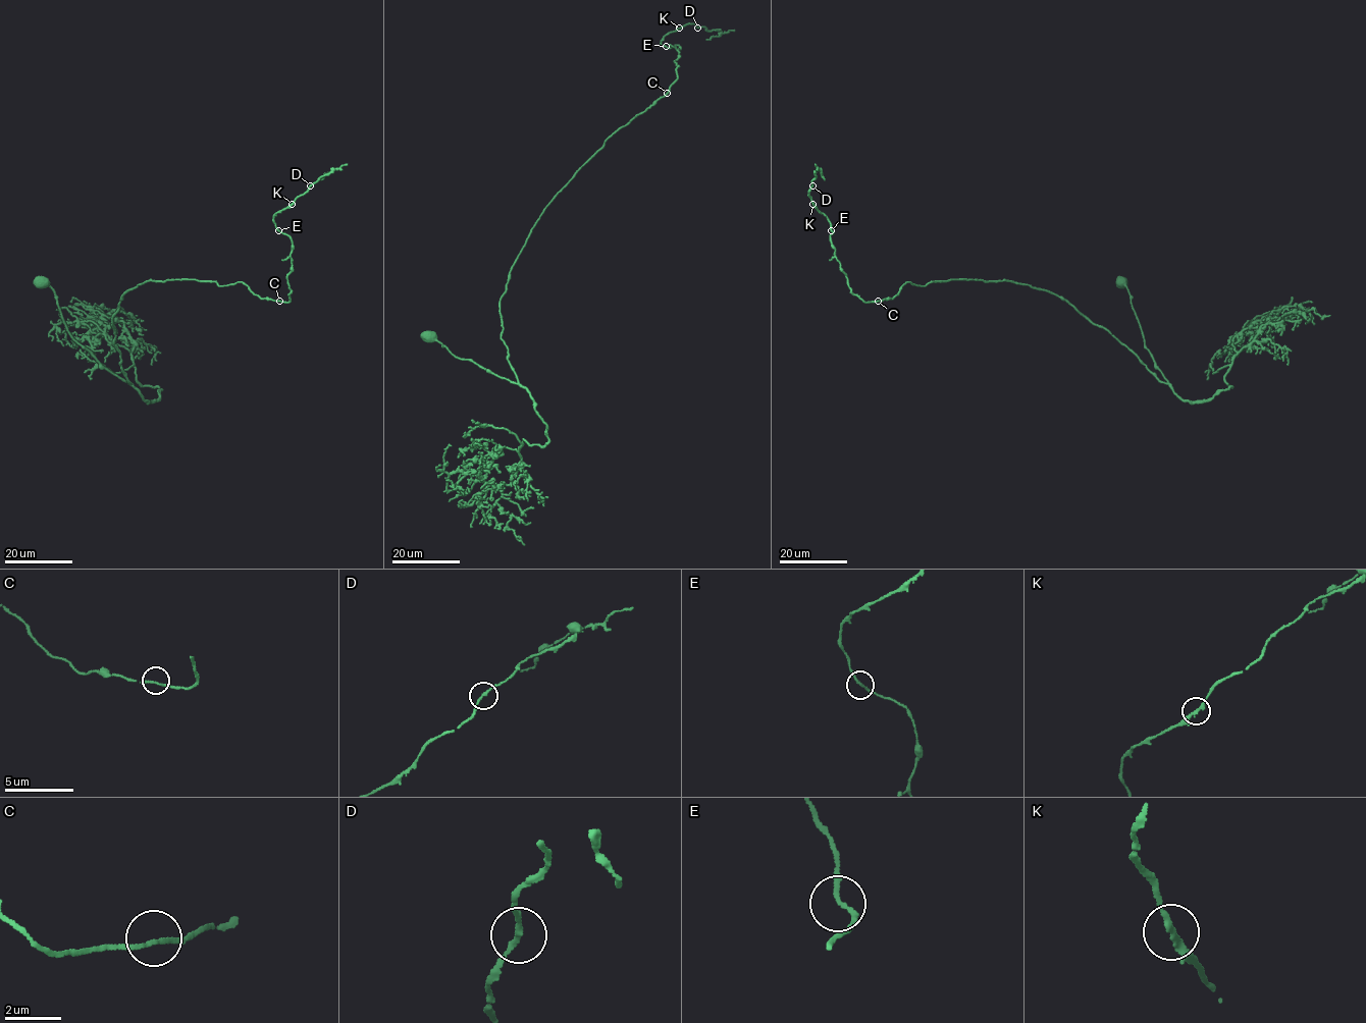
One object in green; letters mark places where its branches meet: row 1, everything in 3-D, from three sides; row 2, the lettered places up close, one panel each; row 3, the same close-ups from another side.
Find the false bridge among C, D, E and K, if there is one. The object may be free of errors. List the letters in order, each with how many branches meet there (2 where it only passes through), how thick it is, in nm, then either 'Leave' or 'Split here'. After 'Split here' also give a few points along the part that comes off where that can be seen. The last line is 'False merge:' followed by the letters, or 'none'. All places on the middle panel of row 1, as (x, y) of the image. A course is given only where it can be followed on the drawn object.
C: Branches: 2. Thickness 150 nm. Leave
D: Branches: 2. Thickness 180 nm. Leave
E: Branches: 2. Thickness 150 nm. Leave
K: Branches: 2. Thickness 220 nm. Leave
False merge: none

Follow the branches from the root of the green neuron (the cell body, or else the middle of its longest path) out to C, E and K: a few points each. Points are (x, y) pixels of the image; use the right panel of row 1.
C: (1120, 282), (1130, 293), (1144, 346), (1167, 383), (1064, 300), (1029, 284), (906, 282), (892, 299), (878, 301)
E: (1120, 282), (1167, 383), (1064, 300), (1029, 284), (906, 282), (892, 299), (864, 303), (849, 287), (831, 230)
K: (1120, 282), (1167, 383), (1064, 300), (1029, 284), (906, 282), (892, 299), (863, 302), (813, 204)

